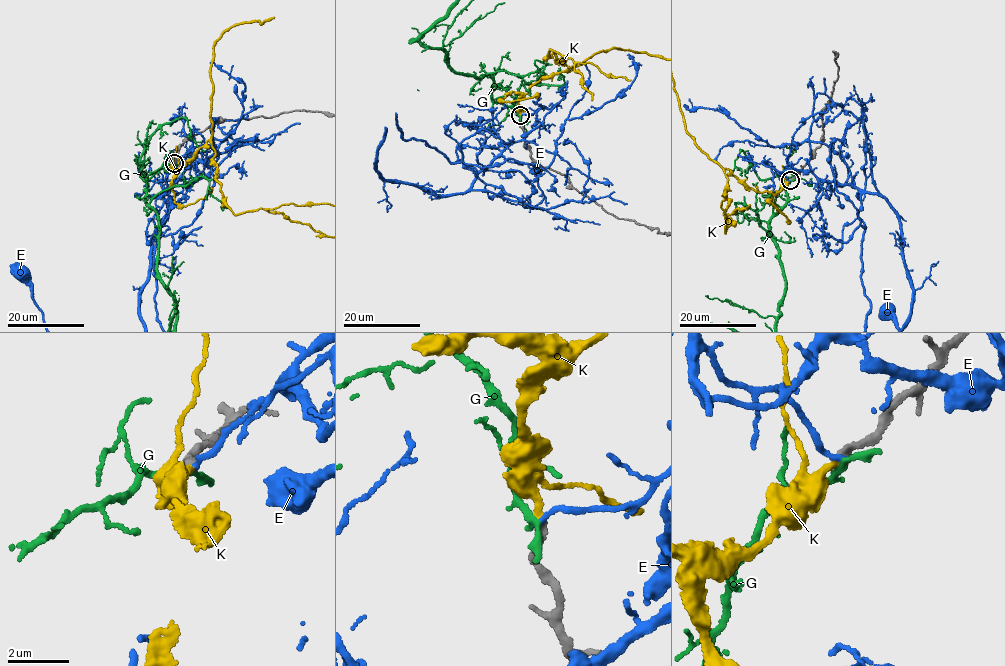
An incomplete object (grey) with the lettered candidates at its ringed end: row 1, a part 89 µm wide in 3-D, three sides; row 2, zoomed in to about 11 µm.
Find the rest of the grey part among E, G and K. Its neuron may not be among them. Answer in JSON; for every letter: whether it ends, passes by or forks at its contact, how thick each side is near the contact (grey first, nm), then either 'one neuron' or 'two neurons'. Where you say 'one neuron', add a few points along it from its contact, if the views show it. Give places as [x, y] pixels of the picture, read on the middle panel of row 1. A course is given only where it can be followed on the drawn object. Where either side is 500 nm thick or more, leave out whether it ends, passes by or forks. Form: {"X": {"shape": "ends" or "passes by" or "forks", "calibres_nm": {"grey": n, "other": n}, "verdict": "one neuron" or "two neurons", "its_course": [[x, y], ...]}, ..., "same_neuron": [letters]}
{"E": {"shape": "ends", "calibres_nm": {"grey": 260, "other": 180}, "verdict": "two neurons"}, "G": {"shape": "forks", "calibres_nm": {"grey": 260, "other": 180}, "verdict": "two neurons"}, "K": {"shape": "ends", "calibres_nm": {"grey": 260, "other": 260}, "verdict": "one neuron"}, "same_neuron": ["K"]}

